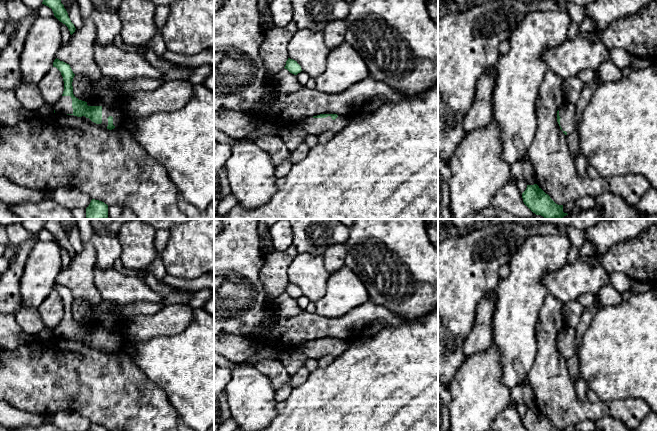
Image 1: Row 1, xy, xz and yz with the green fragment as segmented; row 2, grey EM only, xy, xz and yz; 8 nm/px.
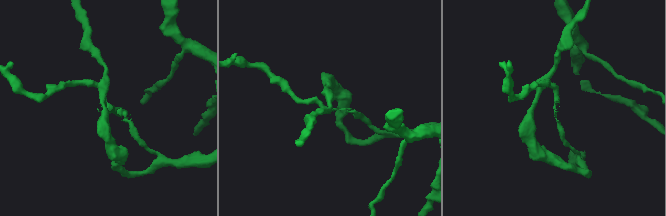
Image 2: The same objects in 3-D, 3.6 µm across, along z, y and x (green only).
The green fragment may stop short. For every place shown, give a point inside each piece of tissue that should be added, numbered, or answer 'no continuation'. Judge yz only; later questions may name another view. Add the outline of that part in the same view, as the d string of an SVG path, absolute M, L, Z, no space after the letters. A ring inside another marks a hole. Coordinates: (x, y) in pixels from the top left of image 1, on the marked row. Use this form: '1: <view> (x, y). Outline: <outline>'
1: yz (567, 110). Outline: M565 100L564 103L559 107L559 116L560 116L560 126L563 131L567 132L567 135L570 134L575 129L575 112L576 106L568 100Z

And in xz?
1: xz (315, 126). Outline: M338 115L333 120L331 116L326 118L305 118L294 122L290 127L299 128L308 132L308 134L319 135L326 131L331 131L334 134L340 132L351 120L351 117Z

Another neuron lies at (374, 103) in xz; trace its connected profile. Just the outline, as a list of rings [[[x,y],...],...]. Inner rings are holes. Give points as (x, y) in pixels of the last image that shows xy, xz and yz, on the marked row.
[[[373,97],[366,101],[364,104],[364,109],[370,112],[375,111],[383,104],[383,100],[381,97]]]

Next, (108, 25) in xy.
[[[77,0],[82,20],[91,20],[96,27],[94,43],[102,45],[113,44],[115,37],[120,34],[122,24],[116,10],[98,11],[91,0]]]

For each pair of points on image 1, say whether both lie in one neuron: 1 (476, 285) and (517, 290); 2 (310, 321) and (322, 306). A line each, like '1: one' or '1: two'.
1: two
2: two

